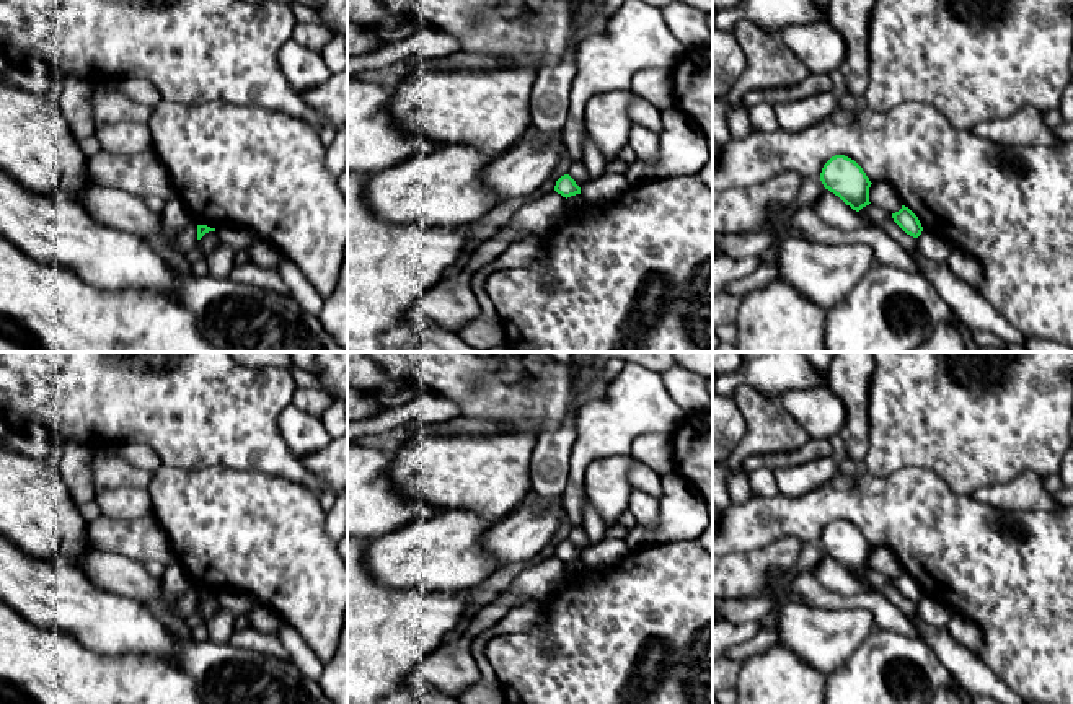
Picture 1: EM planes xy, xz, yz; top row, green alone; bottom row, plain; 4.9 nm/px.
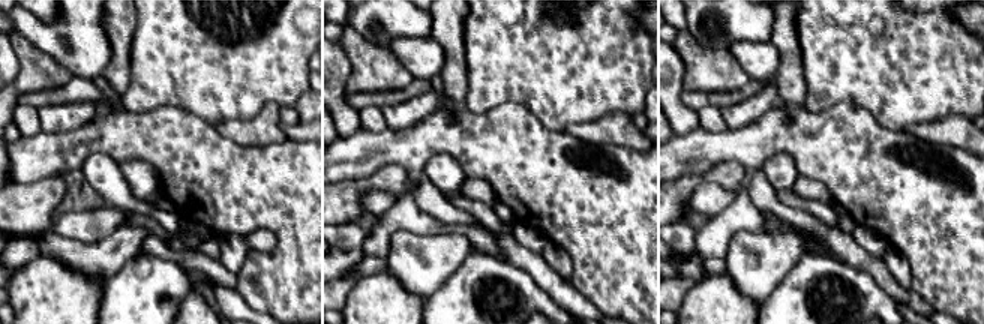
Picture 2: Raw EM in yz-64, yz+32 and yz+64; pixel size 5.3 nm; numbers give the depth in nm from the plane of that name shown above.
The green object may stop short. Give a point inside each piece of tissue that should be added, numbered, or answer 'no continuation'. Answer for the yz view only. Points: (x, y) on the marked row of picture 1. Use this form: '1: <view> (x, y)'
no continuation

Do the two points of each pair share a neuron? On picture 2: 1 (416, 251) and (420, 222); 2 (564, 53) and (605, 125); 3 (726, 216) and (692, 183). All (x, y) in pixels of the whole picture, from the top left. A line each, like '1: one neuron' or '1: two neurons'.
1: two neurons
2: two neurons
3: two neurons

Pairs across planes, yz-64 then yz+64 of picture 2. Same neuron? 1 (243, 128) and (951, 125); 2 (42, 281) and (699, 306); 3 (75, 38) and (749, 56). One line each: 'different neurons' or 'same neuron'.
1: same neuron
2: same neuron
3: same neuron

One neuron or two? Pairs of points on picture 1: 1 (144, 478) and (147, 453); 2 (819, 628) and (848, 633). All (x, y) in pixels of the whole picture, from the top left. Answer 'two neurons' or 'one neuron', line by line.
1: two neurons
2: one neuron

